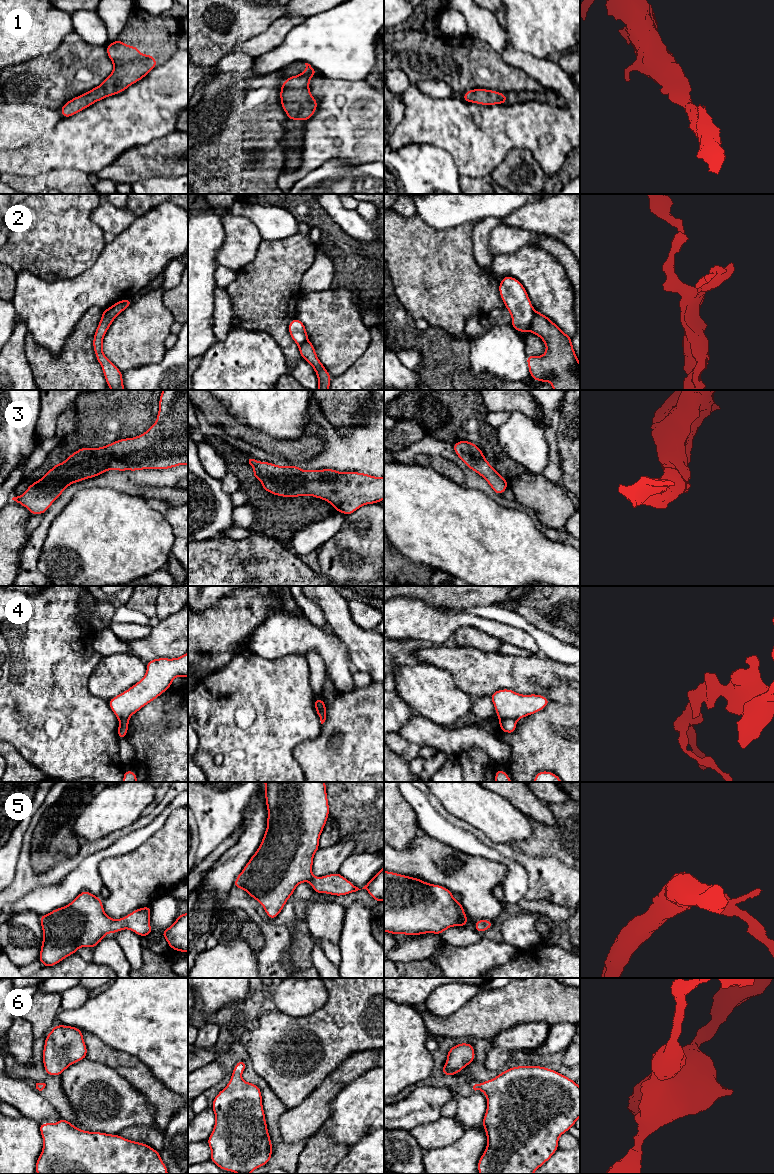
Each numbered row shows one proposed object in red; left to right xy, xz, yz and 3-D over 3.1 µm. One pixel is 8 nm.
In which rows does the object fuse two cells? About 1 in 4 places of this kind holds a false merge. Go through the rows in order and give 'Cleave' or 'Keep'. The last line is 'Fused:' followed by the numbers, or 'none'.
1: Keep
2: Cleave
3: Keep
4: Cleave
5: Keep
6: Keep
Fused: 2, 4

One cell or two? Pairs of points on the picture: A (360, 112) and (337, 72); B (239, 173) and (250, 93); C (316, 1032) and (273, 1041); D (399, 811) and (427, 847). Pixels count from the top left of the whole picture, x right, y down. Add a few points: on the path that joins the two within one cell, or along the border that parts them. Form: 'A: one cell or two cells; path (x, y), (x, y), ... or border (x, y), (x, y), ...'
A: two cells; border (319, 71), (324, 76), (333, 79), (364, 80)
B: one cell; path (239, 153), (240, 113)
C: one cell; path (305, 1040), (284, 1041)
D: two cells; border (421, 831), (410, 847), (397, 848)

